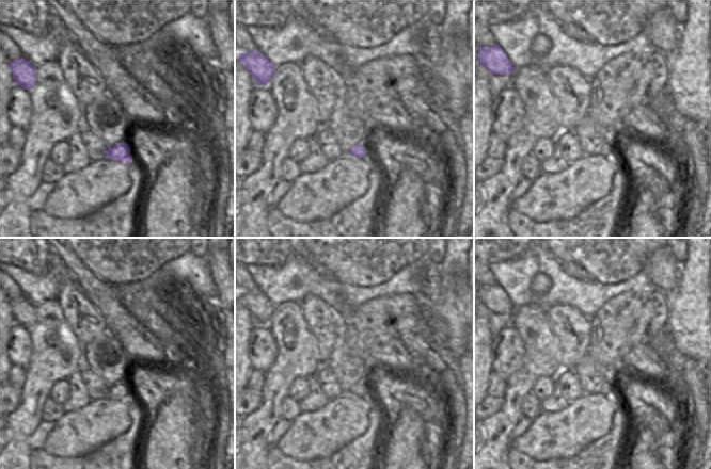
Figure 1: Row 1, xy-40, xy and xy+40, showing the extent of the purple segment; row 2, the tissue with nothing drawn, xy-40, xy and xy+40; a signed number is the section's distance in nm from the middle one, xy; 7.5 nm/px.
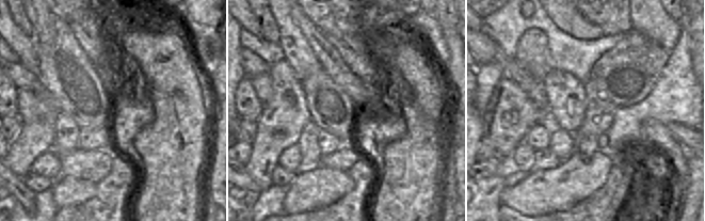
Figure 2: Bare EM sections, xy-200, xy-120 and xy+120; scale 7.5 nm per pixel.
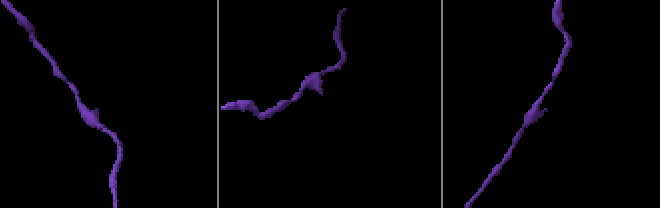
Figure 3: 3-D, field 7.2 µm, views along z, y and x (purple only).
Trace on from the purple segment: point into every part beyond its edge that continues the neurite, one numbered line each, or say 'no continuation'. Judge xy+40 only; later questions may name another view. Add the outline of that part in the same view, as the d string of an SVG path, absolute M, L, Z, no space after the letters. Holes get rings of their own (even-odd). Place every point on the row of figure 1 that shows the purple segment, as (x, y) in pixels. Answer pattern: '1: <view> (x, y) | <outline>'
no continuation

